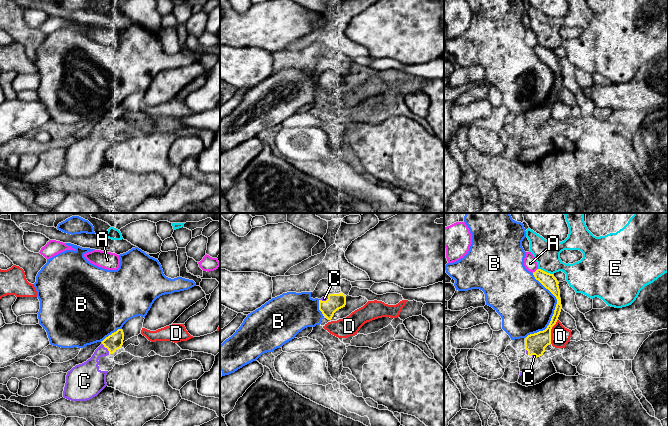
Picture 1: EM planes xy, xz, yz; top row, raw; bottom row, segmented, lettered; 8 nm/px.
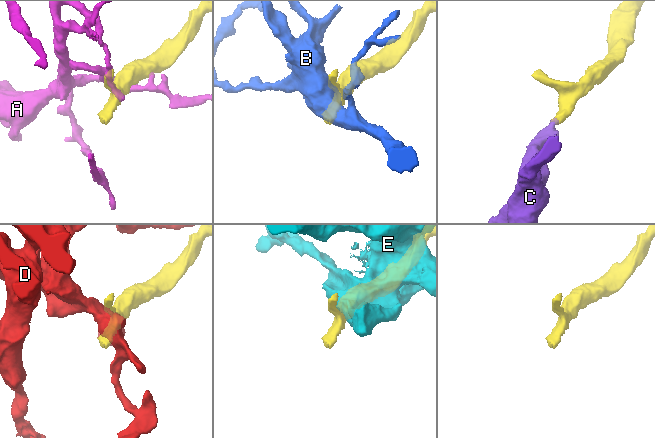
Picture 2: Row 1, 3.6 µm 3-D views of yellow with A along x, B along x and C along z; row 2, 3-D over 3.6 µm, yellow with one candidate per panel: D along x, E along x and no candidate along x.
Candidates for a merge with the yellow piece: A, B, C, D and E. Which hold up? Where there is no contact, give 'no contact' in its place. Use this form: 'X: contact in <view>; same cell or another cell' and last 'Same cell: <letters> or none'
A: contact in yz; another cell
B: contact in yz; another cell
C: contact in xy; same cell
D: contact in yz; another cell
E: contact in yz; another cell
Same cell: C

